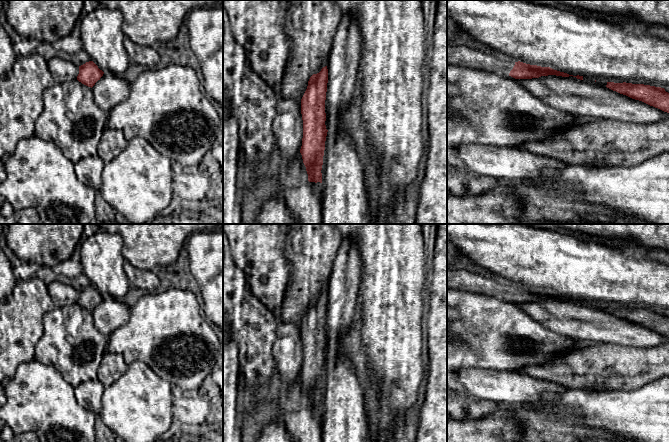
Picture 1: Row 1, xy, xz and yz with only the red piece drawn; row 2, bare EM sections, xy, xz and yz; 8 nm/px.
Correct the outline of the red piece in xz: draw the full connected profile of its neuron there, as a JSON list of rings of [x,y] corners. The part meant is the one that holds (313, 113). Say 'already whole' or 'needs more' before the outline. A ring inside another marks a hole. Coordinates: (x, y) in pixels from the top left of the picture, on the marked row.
already whole; [[[323,67],[317,74],[313,74],[307,89],[301,99],[301,114],[303,120],[303,138],[300,153],[306,167],[309,182],[322,183],[322,165],[325,150],[325,141],[328,130],[326,129],[325,100],[328,83],[328,69]]]

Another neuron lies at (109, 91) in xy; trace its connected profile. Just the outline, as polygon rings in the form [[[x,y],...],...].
[[[104,72],[92,87],[92,91],[97,106],[109,114],[113,107],[128,98],[130,84],[119,75]]]

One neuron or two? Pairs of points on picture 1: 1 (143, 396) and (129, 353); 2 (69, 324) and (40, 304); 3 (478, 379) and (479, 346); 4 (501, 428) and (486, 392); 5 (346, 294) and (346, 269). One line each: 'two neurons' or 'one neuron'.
1: two neurons
2: two neurons
3: two neurons
4: two neurons
5: one neuron

